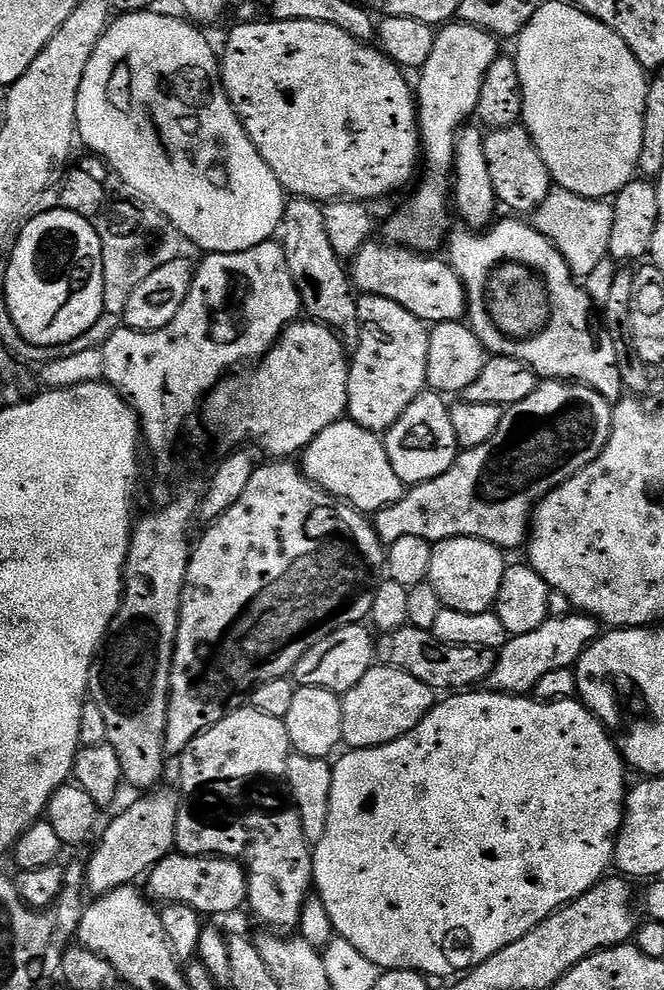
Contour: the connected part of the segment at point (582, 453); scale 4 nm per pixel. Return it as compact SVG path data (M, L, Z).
M544 380L537 383L530 398L522 398L522 402L504 408L502 423L498 425L498 430L494 430L494 438L490 438L490 442L463 449L446 474L409 487L401 500L375 513L378 538L386 546L407 536L429 542L478 538L501 550L523 549L530 535L532 513L536 505L555 488L562 486L562 482L574 478L574 474L590 466L598 454L602 454L612 433L612 409L613 405L608 399L585 384L571 380Z

